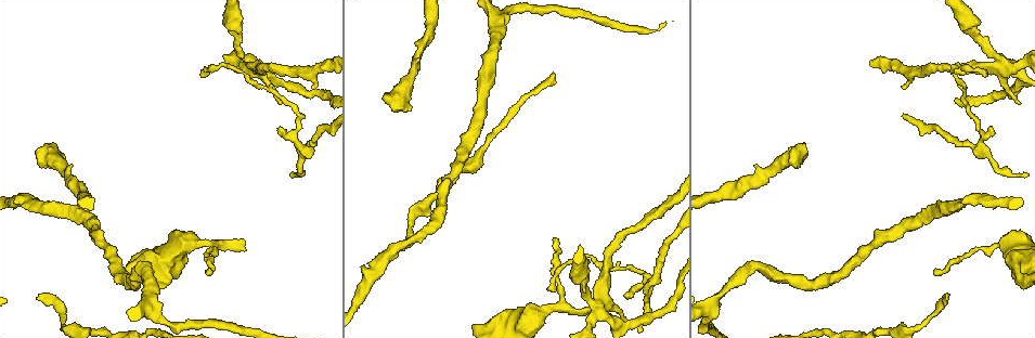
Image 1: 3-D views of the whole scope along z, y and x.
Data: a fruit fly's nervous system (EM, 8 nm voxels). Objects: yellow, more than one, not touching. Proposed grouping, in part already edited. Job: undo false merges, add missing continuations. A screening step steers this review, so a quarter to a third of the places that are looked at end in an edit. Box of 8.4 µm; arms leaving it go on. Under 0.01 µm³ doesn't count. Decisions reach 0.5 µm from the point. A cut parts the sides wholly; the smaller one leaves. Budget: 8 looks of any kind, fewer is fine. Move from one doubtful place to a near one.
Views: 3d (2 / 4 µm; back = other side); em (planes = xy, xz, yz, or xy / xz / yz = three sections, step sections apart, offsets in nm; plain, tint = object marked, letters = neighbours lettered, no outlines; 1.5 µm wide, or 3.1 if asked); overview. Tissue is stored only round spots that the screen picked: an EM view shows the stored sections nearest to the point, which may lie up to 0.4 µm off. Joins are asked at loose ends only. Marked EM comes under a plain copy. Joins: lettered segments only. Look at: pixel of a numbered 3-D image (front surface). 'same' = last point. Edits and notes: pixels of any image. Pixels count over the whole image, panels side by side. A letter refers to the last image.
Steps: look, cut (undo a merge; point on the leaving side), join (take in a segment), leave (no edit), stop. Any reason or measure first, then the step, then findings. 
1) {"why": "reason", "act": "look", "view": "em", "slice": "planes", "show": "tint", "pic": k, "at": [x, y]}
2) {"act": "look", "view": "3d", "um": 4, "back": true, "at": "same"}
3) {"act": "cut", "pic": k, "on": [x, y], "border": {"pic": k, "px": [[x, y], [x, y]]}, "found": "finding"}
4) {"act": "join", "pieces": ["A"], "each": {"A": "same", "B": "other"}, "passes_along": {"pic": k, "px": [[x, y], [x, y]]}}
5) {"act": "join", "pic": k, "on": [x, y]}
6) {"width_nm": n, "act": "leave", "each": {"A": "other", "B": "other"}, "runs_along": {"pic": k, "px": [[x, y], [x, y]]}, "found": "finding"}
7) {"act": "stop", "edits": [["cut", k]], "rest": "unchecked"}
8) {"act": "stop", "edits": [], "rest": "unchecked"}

{"why": "branch stops here", "act": "look", "view": "3d", "um": 2, "back": true, "pic": 1, "at": [246, 250]}

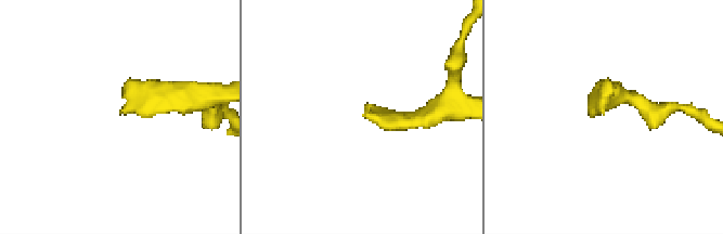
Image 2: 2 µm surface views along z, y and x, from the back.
{"act": "look", "view": "em", "slice": "planes", "show": "letters", "pic": 2, "at": [364, 116]}

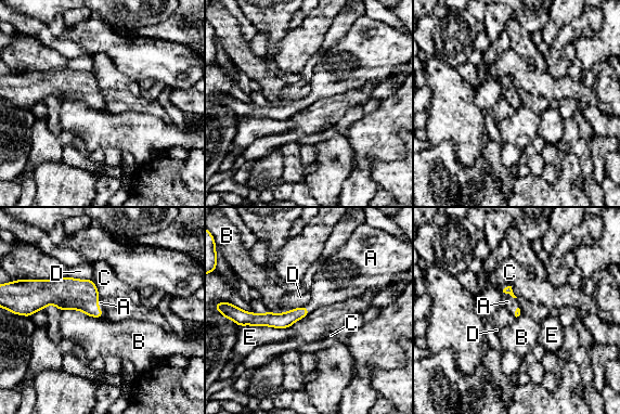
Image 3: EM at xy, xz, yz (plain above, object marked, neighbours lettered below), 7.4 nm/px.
{"act": "join", "pieces": ["A"], "each": {"A": "same", "B": "other", "C": "other", "D": "other", "E": "other"}, "passes_along": {"pic": 3, "px": [[66, 293], [97, 306], [100, 302]]}, "found": "it goes on there"}

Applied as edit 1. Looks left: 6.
{"act": "look", "view": "overview"}

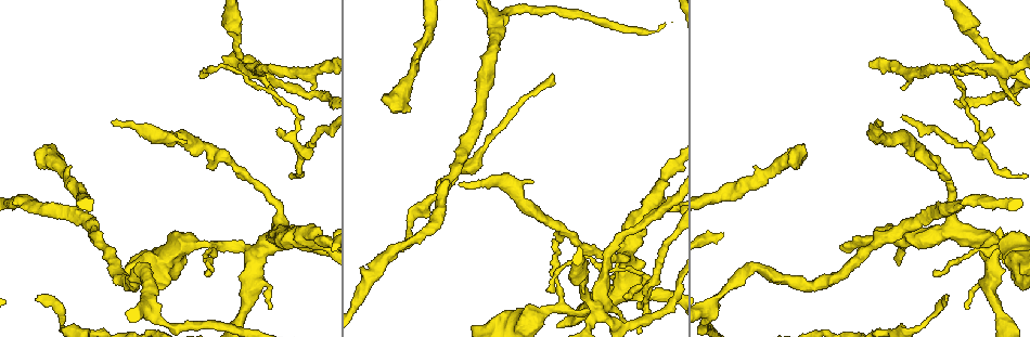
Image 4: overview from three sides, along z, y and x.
{"why": "end of a long branch", "act": "look", "view": "em", "slice": "yz", "step": 8, "show": "letters", "pic": 4, "at": [38, 301]}

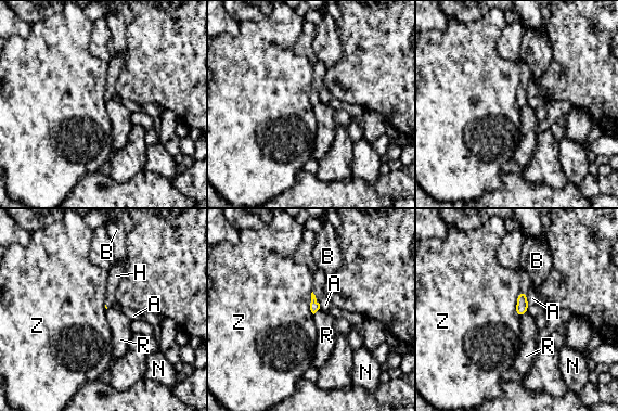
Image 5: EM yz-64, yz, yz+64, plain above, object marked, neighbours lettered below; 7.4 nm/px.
{"act": "look", "view": "em", "slice": "planes", "show": "letters", "at": "same"}

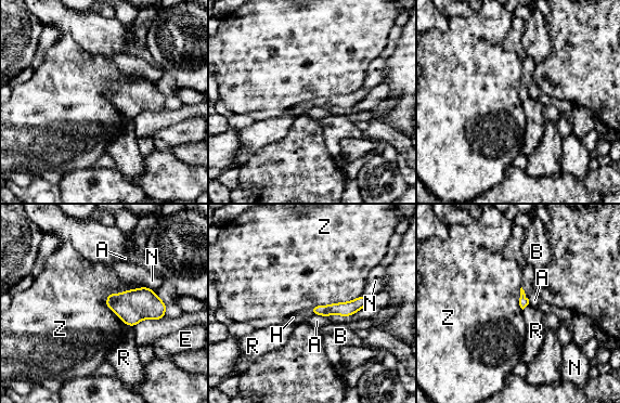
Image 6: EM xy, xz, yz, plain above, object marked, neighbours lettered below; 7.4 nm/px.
{"act": "join", "pieces": ["H"], "each": {"A": "other", "B": "other", "E": "other", "H": "same", "N": "other", "R": "other", "Z": "other"}, "passes_along": {"pic": 6, "px": [[524, 301], [524, 293], [529, 274]]}, "found": "it goes on there"}

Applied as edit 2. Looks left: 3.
{"act": "stop", "edits": [["join", 3], ["join", 6]], "rest": "unchecked"}

